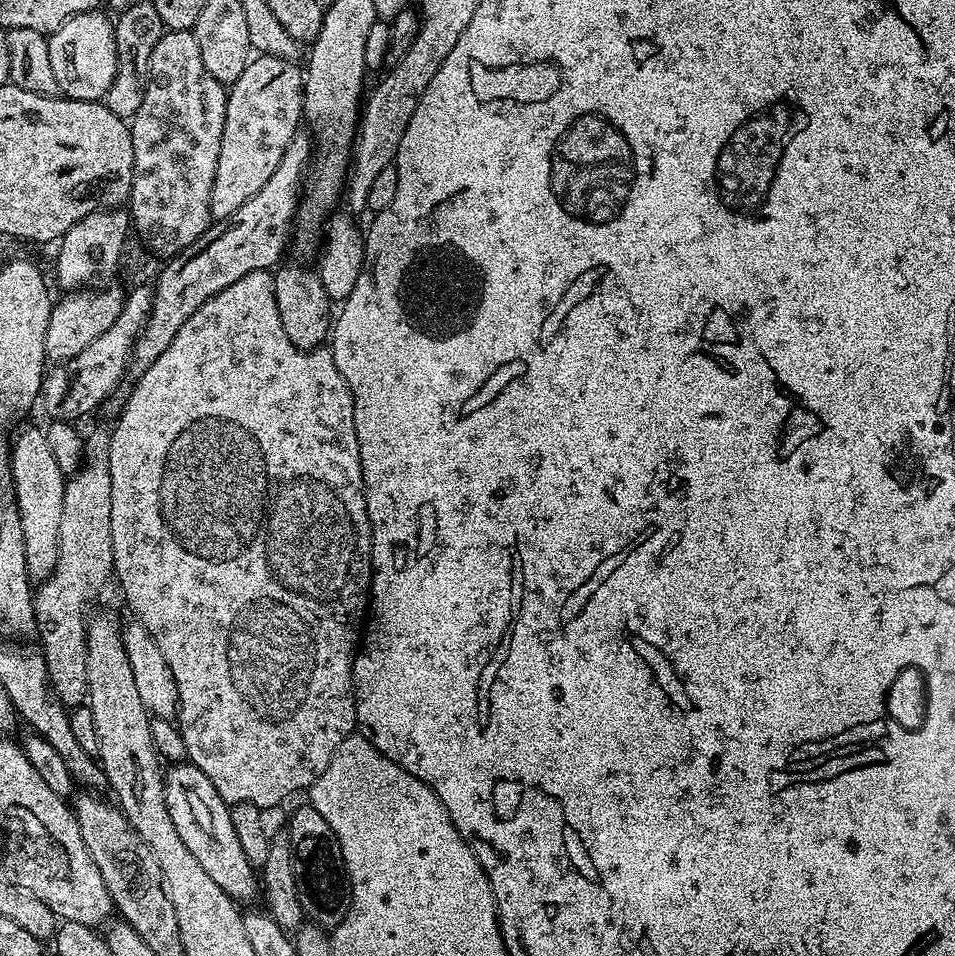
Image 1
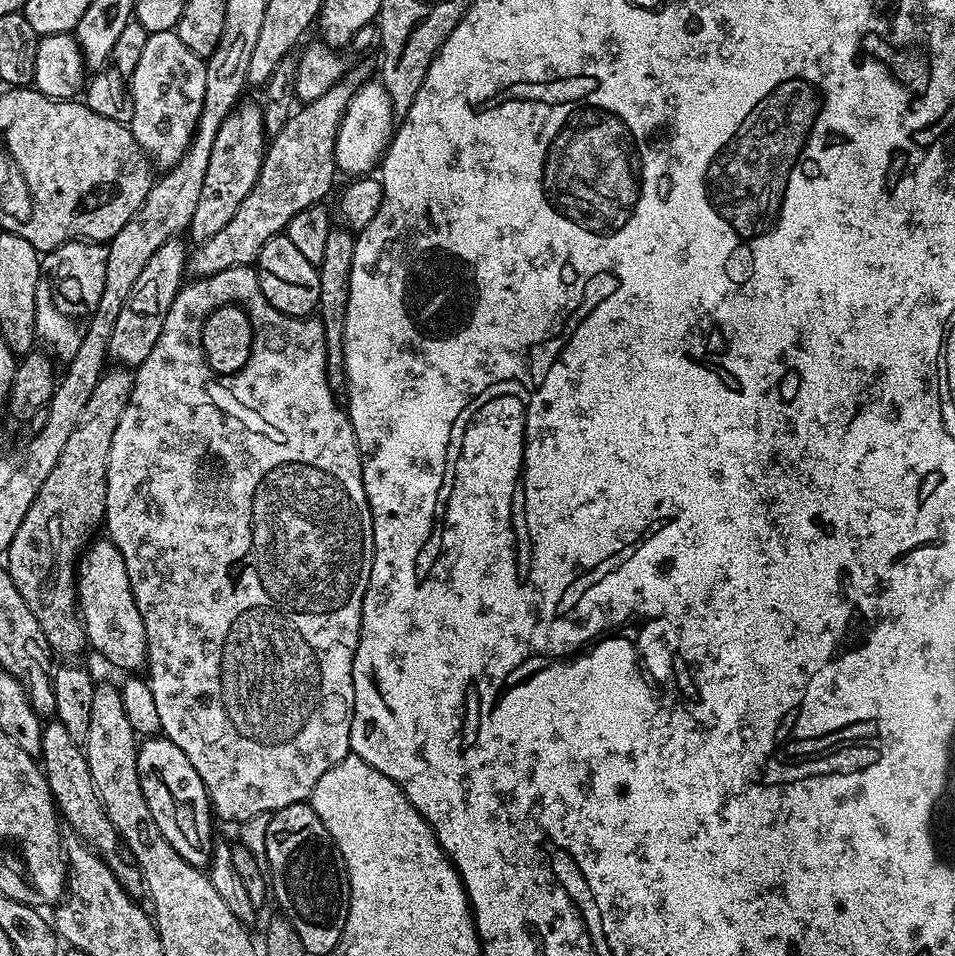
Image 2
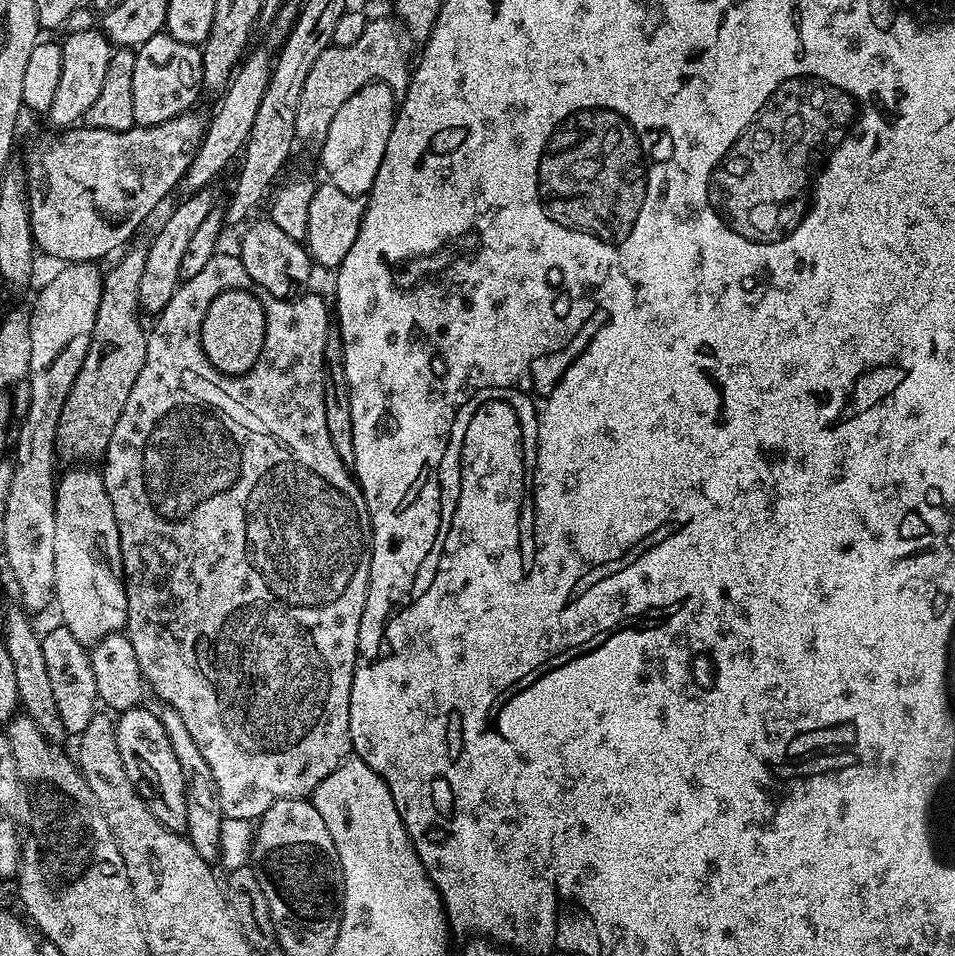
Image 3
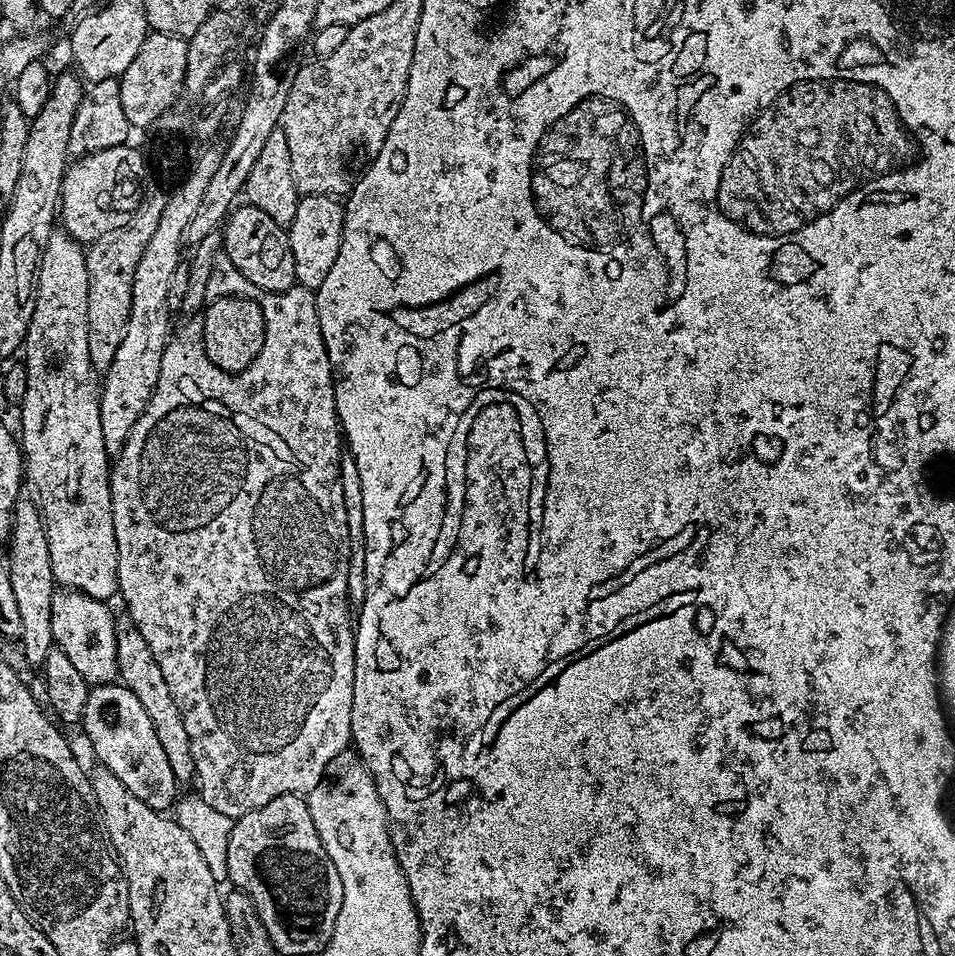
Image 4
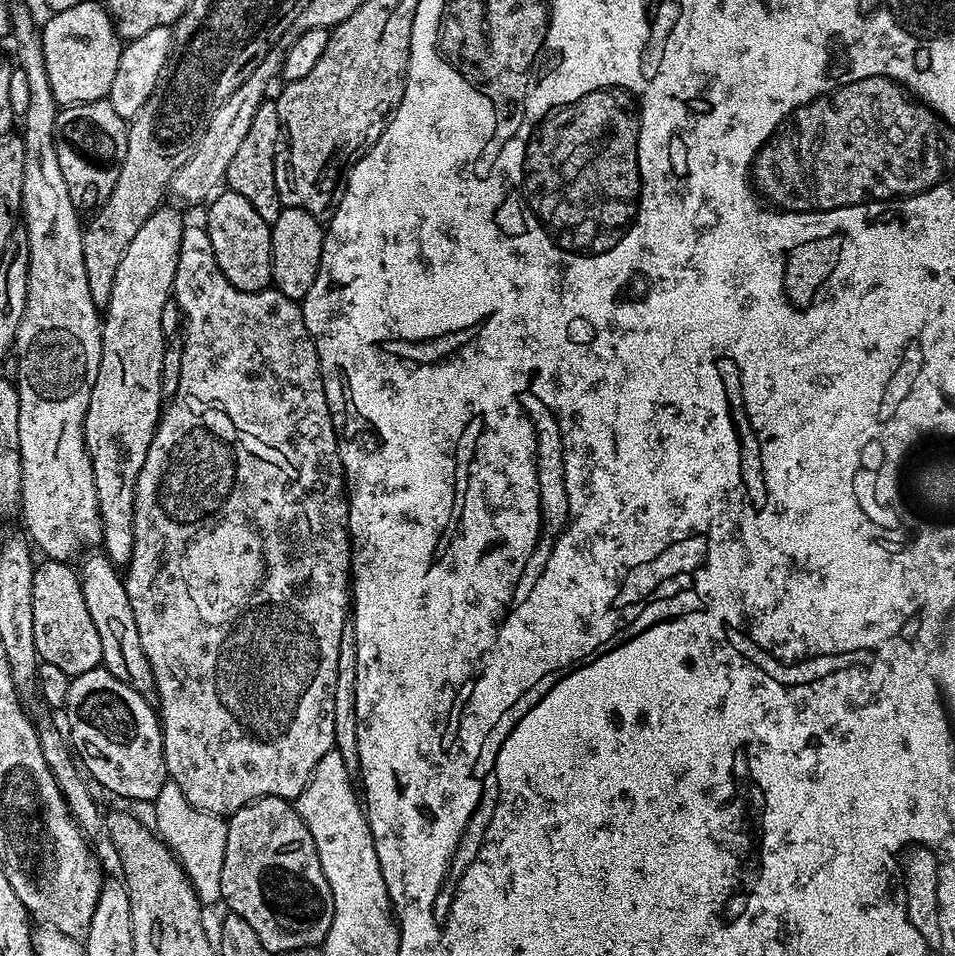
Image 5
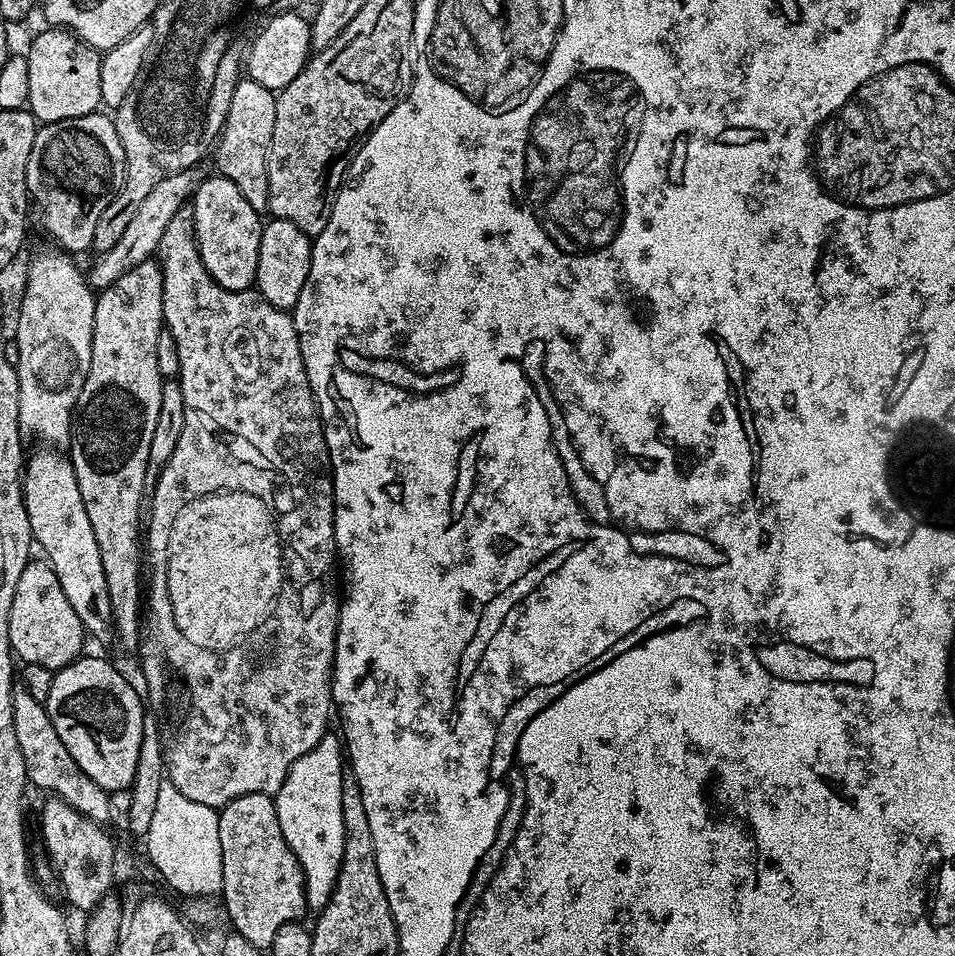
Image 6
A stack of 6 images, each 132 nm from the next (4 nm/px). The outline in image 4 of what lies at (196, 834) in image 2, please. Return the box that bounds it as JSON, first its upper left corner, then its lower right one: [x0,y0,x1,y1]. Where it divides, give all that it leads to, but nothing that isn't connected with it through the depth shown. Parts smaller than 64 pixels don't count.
[83,684,178,814]

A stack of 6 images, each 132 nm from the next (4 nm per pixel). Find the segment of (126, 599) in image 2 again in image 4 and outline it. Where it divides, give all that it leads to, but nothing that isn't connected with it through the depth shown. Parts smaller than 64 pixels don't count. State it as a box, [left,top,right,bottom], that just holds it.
[18,230,120,602]

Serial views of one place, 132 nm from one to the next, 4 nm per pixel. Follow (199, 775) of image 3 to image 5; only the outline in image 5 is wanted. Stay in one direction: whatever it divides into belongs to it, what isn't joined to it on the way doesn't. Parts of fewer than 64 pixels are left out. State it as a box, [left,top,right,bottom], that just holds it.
[78,550,155,698]

